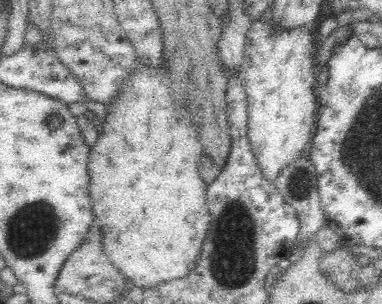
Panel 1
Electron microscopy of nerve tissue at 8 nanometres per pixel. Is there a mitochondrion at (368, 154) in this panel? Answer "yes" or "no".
yes

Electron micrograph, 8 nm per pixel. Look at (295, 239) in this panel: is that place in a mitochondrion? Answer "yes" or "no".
no

